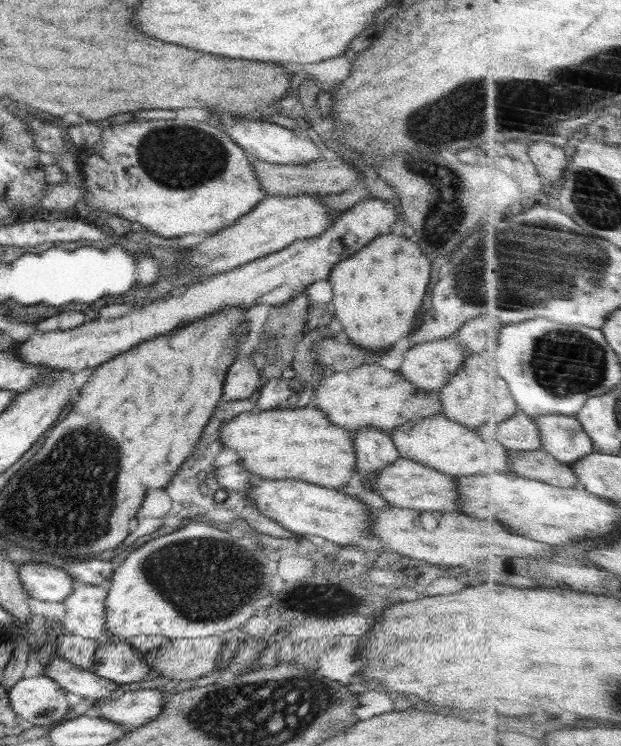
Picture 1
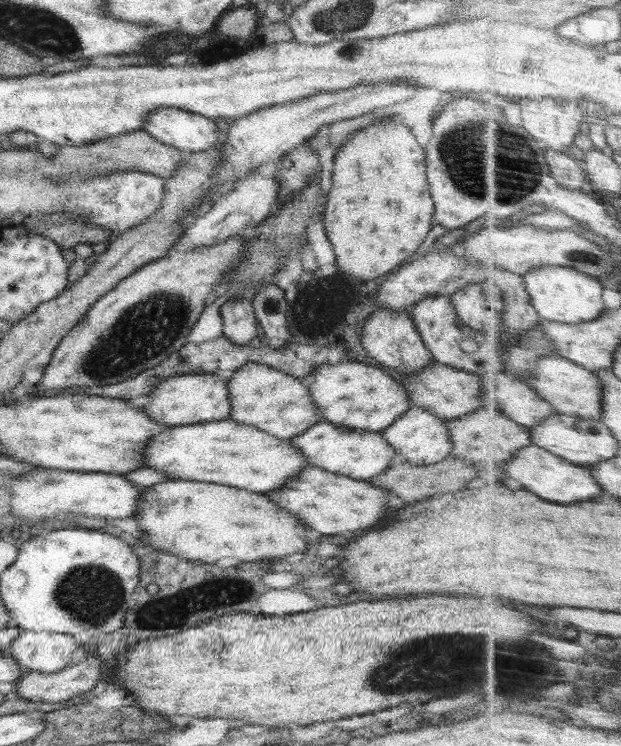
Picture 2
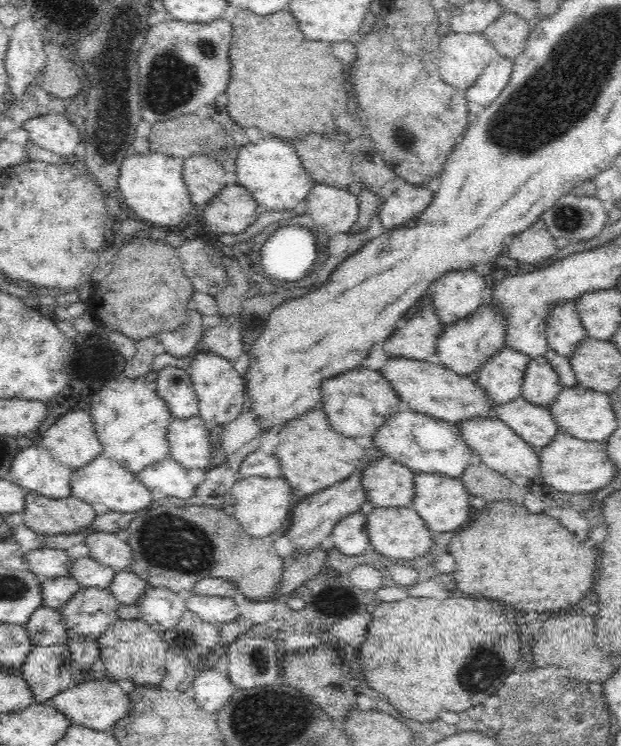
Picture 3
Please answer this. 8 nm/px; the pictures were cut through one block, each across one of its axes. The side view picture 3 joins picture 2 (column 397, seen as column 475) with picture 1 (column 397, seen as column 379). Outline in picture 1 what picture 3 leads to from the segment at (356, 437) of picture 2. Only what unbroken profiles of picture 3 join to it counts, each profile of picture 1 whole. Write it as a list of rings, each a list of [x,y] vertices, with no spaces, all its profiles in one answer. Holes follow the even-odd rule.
[[[436,414],[432,418],[414,418],[405,421],[402,426],[396,426],[392,430],[390,437],[401,458],[408,458],[422,466],[438,470],[442,474],[460,477],[514,471],[513,460],[511,460],[513,450],[499,439],[496,439],[496,442],[483,439],[476,430],[454,422],[443,414]]]

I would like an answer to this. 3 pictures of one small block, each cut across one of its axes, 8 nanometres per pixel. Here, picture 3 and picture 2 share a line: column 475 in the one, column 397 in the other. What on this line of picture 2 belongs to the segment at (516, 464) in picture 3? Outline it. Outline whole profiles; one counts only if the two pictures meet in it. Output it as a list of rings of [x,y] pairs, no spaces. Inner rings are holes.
[[[411,405],[404,414],[396,418],[382,431],[382,435],[384,435],[384,440],[396,449],[399,460],[413,466],[436,464],[451,456],[452,453],[452,439],[446,426],[446,420],[416,405]]]

